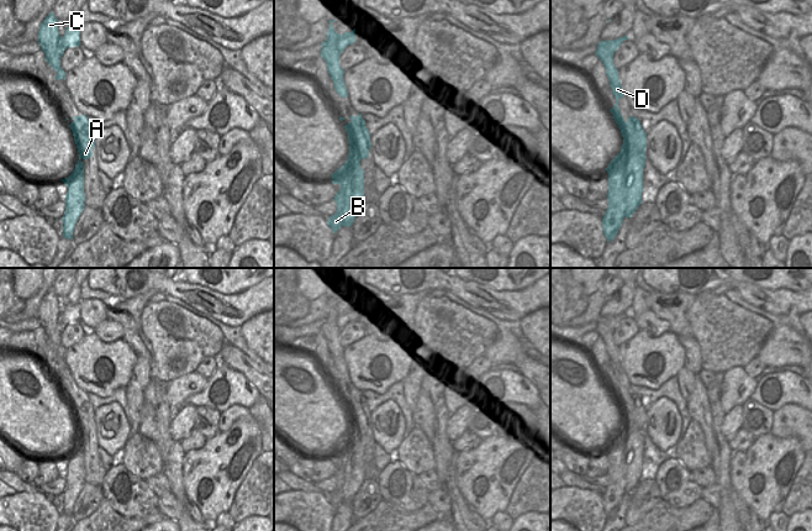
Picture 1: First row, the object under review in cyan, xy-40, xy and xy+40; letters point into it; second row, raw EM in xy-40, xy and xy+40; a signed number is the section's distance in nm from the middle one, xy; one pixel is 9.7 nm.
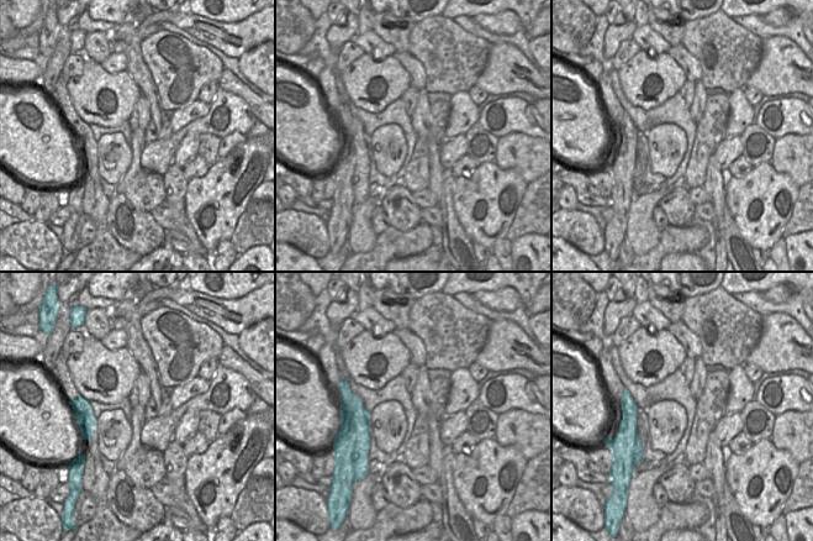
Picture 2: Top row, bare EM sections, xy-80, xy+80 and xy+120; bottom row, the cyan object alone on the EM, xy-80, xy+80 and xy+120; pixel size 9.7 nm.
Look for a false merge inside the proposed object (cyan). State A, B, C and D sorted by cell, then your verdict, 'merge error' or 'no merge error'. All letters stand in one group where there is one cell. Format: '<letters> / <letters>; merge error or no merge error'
A C D / B; merge error

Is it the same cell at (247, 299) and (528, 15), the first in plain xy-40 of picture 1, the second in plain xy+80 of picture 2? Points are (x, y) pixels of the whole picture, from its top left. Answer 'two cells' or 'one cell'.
two cells

